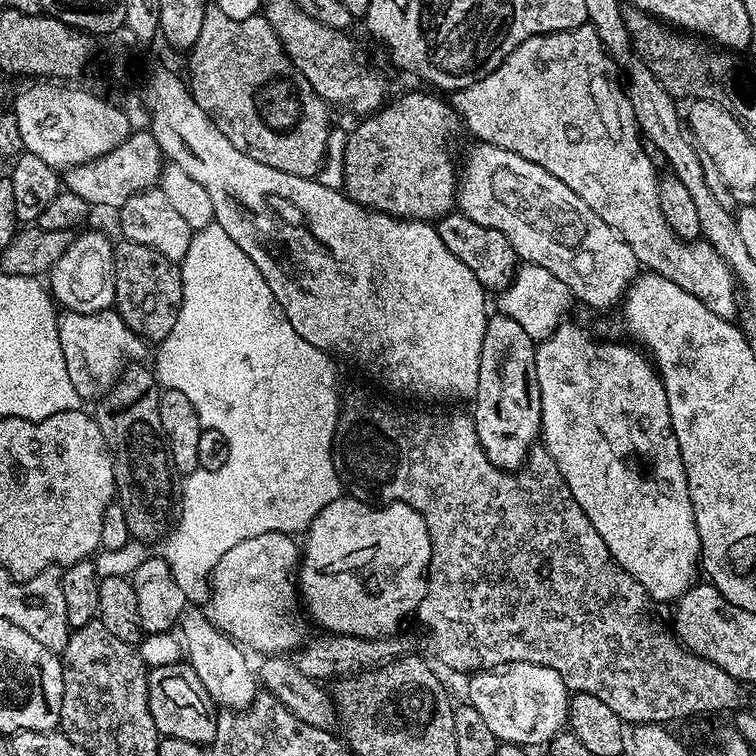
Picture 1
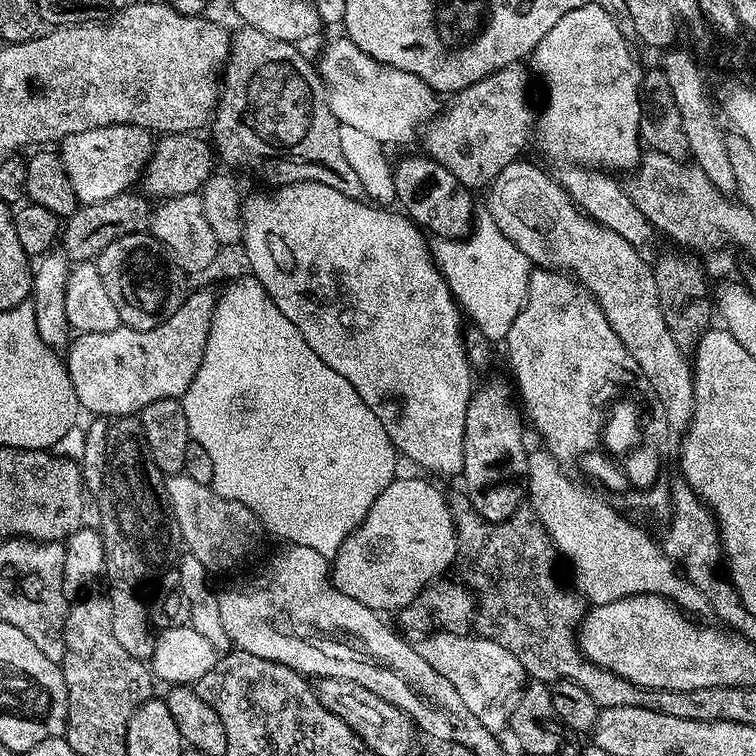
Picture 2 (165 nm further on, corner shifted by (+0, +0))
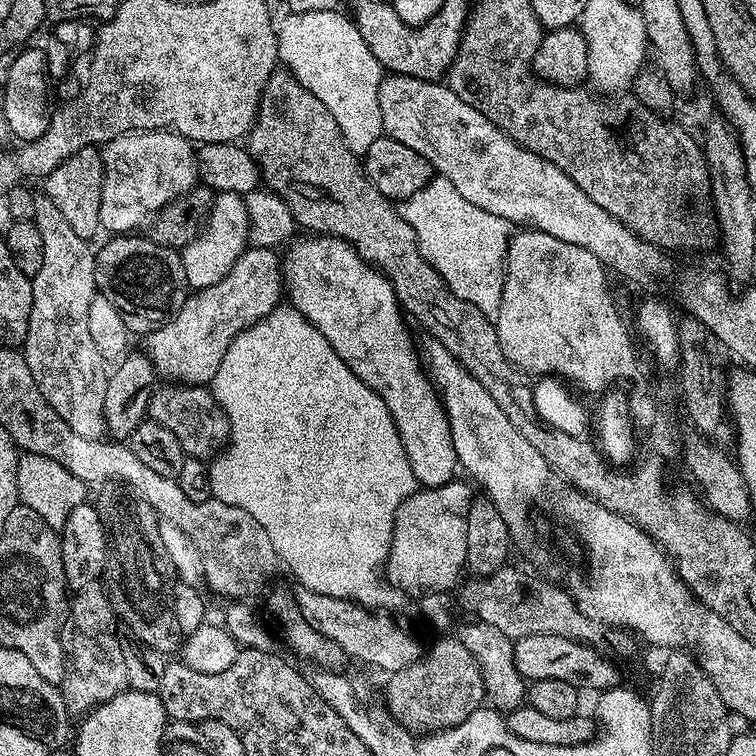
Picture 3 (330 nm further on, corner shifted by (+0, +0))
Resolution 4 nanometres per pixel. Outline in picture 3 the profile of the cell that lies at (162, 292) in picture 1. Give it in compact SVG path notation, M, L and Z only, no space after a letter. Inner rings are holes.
M116 234L101 246L96 258L96 291L122 314L122 322L126 322L129 333L147 334L161 328L173 314L186 302L190 289L186 282L186 270L180 261L180 252L167 248L158 242L148 239L144 234Z

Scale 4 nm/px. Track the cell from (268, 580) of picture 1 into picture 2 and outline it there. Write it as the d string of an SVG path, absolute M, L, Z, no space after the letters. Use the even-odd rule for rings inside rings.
M297 544L281 545L268 560L268 562L258 569L252 576L228 587L224 592L218 594L219 609L221 611L222 628L226 631L227 637L230 638L235 649L241 652L255 654L258 658L266 658L267 661L276 661L280 665L290 666L300 675L310 678L320 679L322 677L349 679L357 682L360 686L365 686L368 690L377 694L386 702L390 702L394 706L408 713L408 704L440 704L440 684L448 684L446 678L421 656L419 649L414 645L406 642L403 635L400 635L394 628L393 630L383 621L385 620L379 613L373 611L372 608L362 605L356 598L351 598L348 594L343 594L332 584L331 569L329 559L319 554L318 550L313 550L308 546L298 546Z

